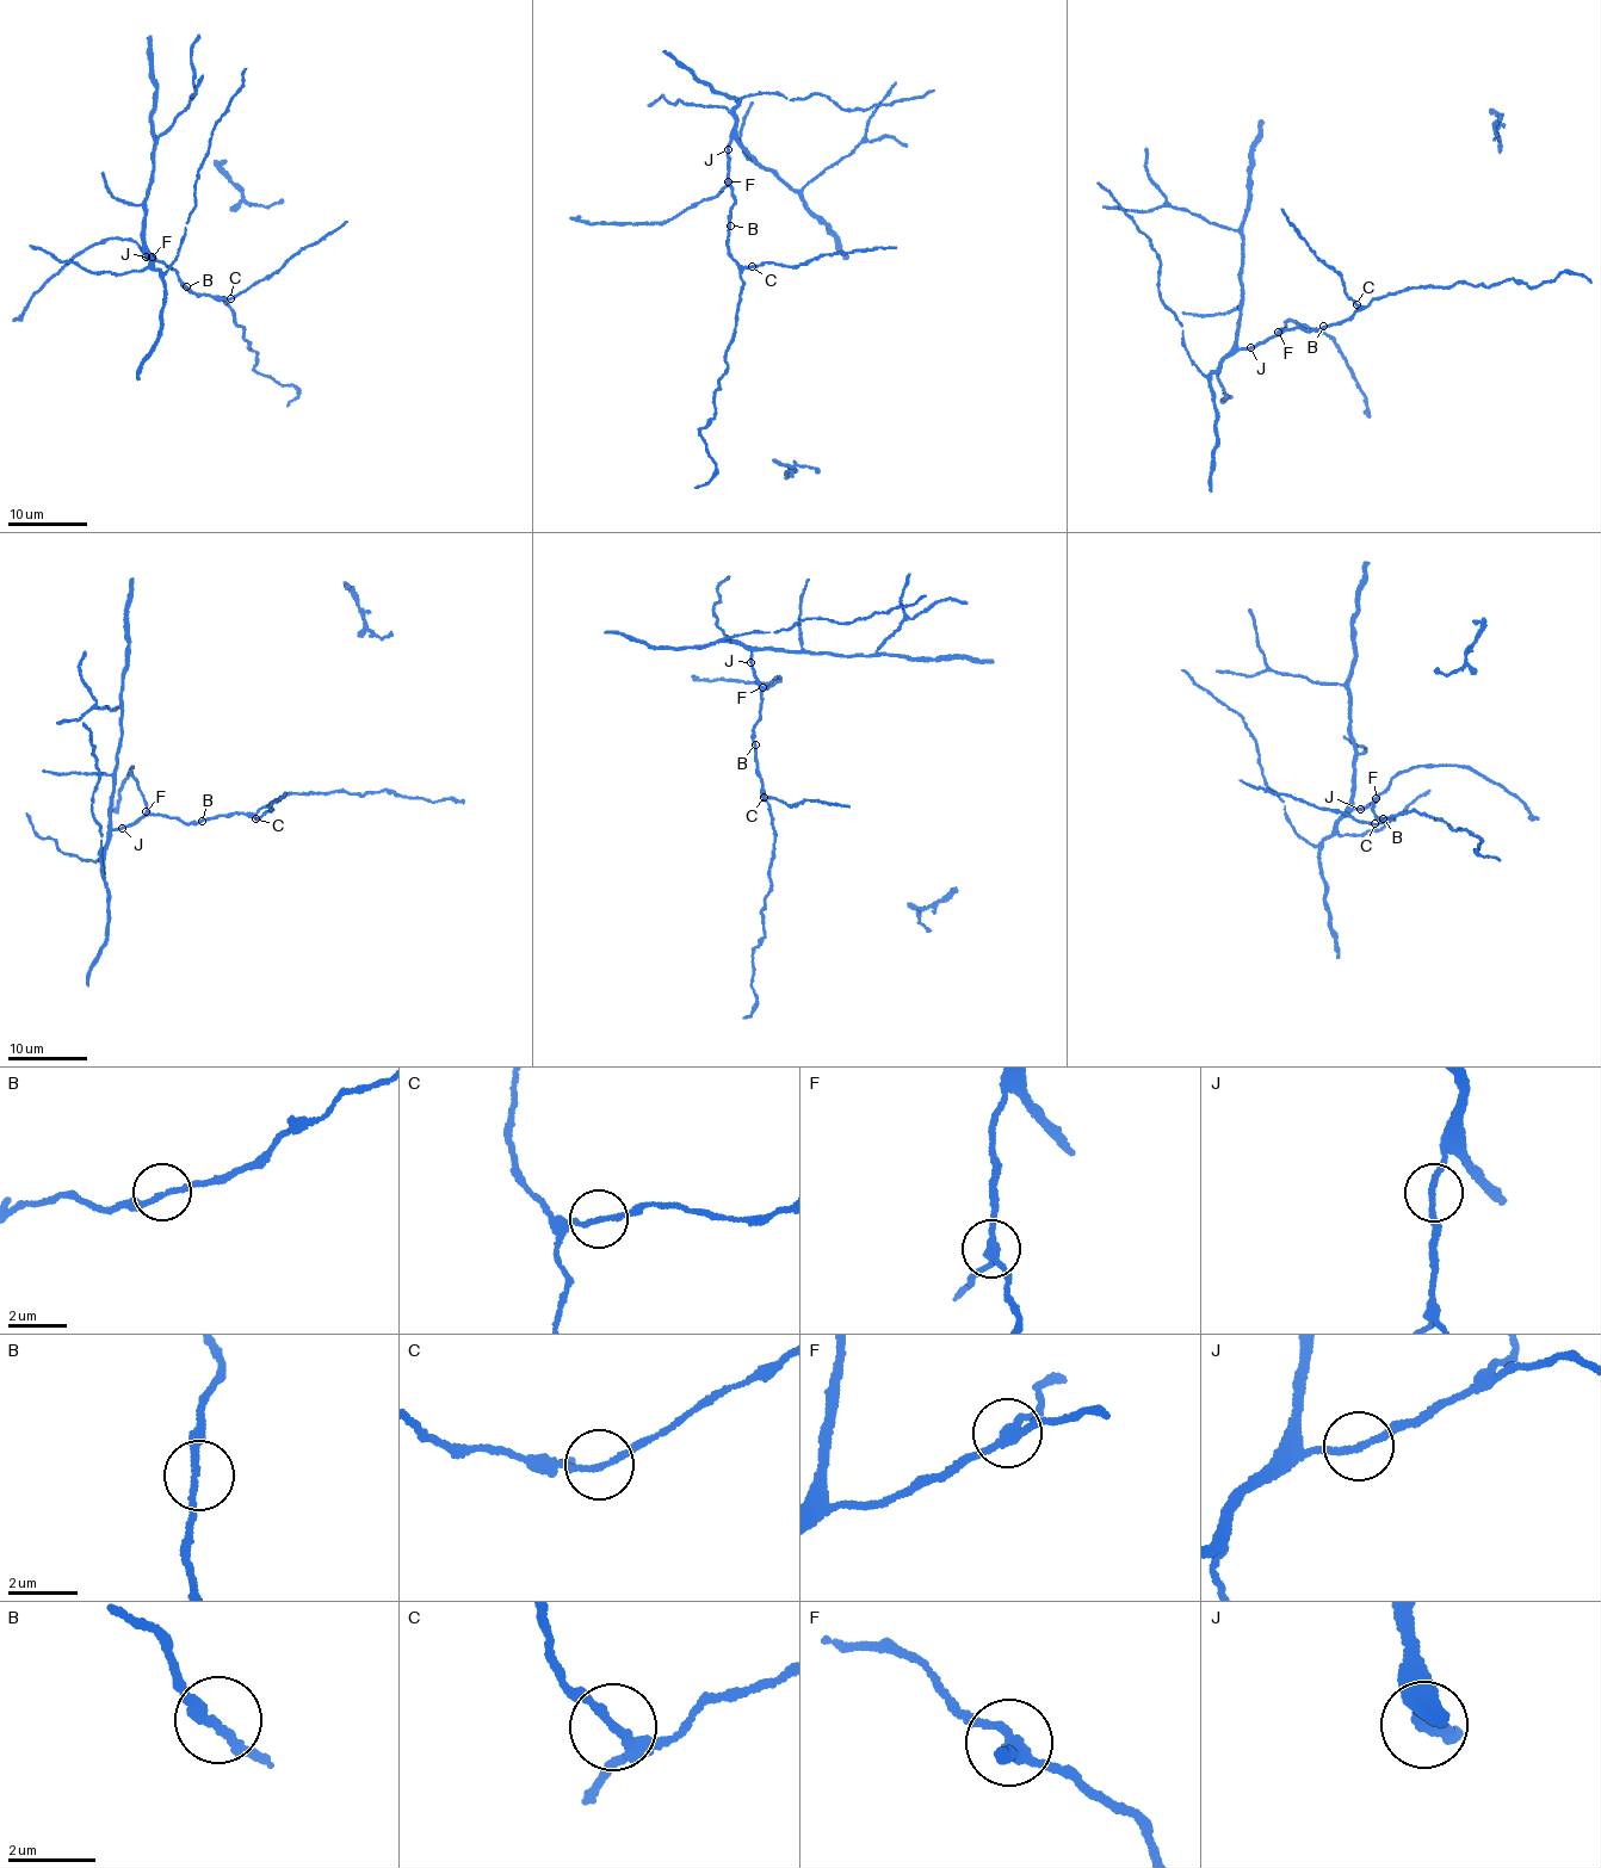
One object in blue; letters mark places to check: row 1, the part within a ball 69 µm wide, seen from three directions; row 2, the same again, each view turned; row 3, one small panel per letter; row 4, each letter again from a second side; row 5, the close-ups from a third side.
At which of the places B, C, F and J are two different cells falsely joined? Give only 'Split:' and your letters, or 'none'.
Split: none

